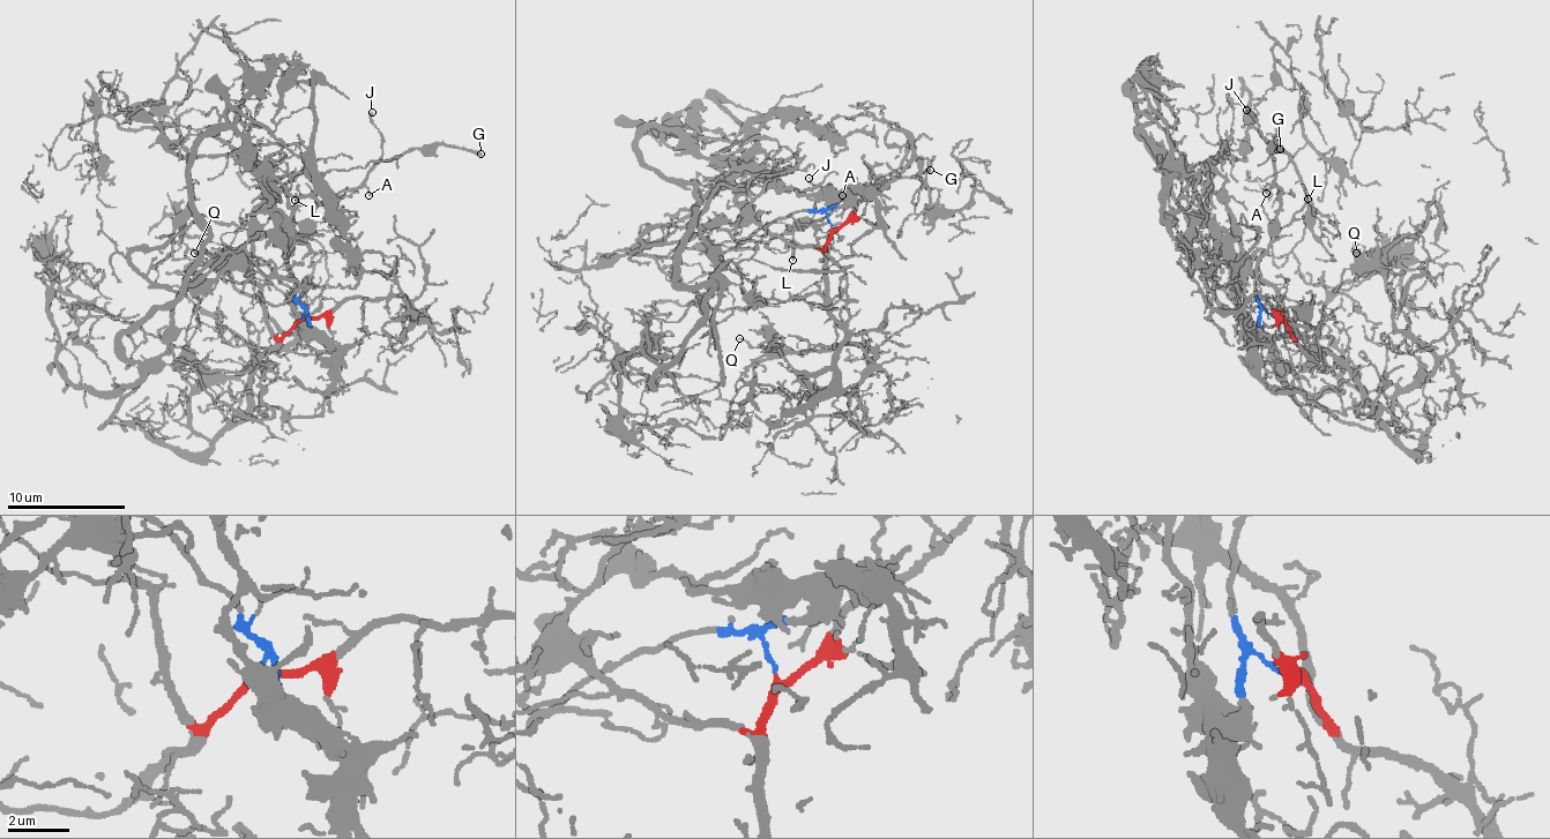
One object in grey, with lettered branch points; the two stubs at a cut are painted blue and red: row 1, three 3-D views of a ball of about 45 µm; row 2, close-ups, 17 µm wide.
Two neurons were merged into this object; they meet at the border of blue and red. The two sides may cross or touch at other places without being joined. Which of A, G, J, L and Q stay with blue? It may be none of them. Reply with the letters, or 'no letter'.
A, G, J, L

